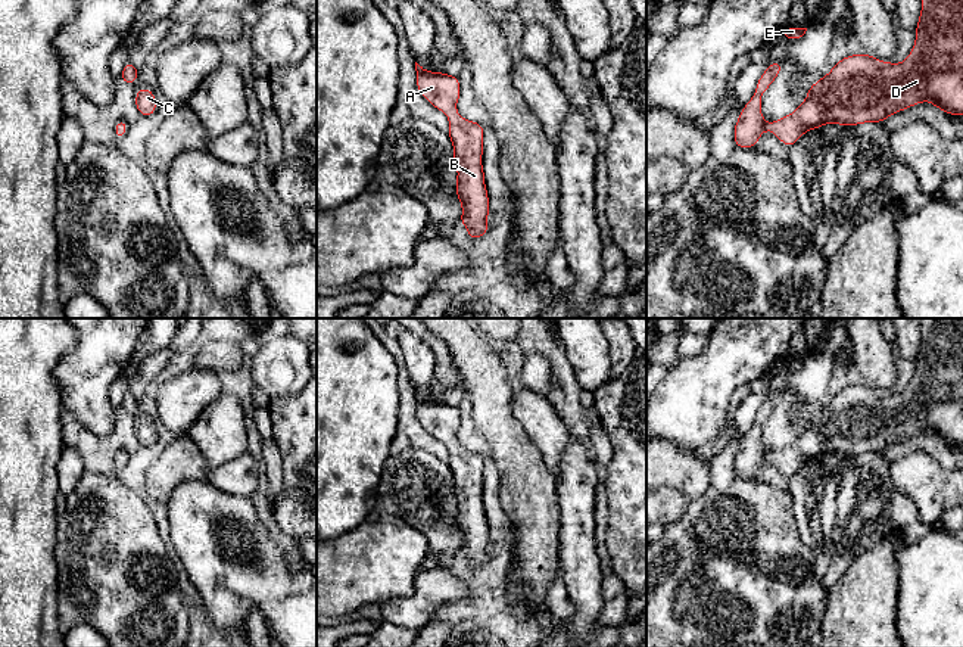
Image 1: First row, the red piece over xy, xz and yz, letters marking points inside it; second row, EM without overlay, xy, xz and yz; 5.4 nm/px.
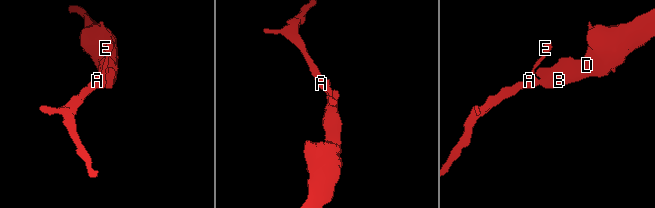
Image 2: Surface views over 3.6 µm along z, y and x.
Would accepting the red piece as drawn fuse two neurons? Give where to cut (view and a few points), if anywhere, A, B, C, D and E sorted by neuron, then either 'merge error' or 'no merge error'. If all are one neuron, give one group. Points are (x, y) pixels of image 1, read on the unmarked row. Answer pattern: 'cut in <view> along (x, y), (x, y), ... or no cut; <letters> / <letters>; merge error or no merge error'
no cut; A B C D E; no merge error

